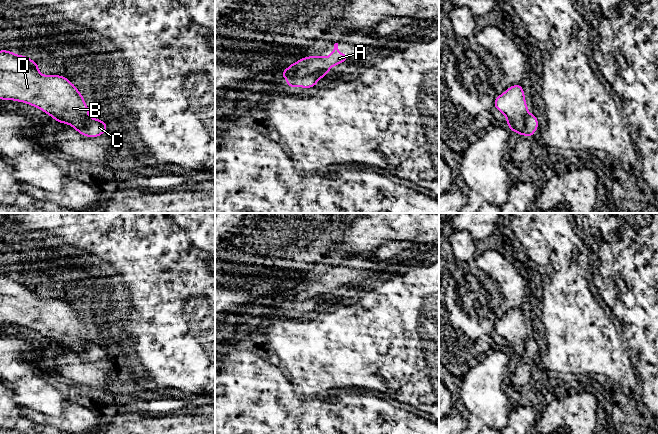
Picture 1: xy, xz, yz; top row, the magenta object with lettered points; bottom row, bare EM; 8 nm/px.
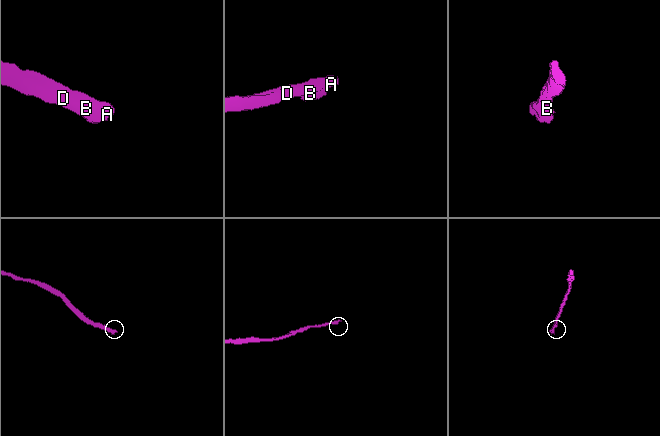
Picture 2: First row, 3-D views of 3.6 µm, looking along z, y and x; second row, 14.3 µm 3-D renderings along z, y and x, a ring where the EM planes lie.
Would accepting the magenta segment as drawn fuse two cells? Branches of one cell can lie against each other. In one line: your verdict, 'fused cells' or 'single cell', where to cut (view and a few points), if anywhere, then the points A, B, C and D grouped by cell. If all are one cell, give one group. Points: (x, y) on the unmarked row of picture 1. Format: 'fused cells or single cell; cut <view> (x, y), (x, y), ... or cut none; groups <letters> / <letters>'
fused cells; cut xz (327, 296), (315, 296), (287, 303); groups A B D / C

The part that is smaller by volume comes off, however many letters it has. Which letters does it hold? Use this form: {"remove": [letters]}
{"remove": ["C"]}

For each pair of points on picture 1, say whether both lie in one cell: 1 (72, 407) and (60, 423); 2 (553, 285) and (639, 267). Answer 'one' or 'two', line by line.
1: one
2: two

